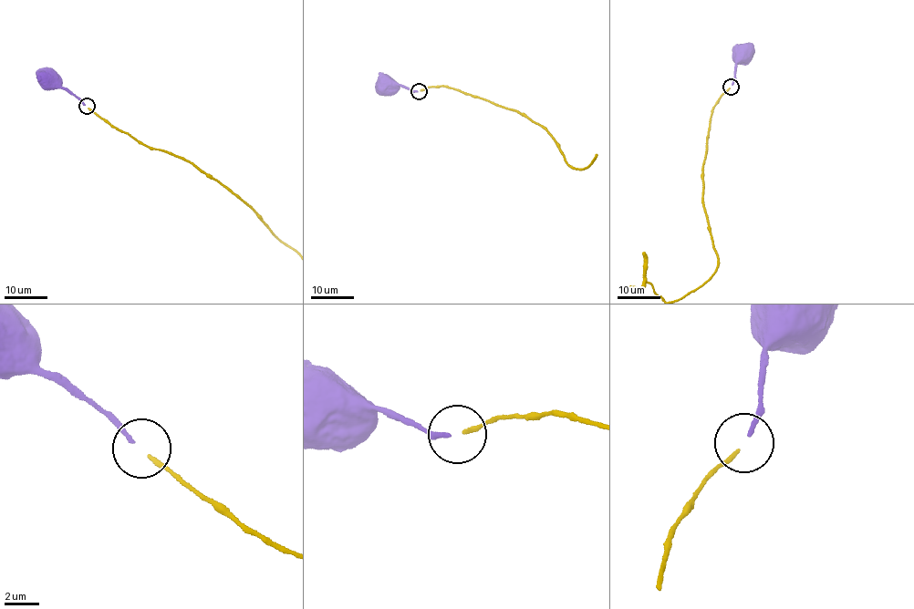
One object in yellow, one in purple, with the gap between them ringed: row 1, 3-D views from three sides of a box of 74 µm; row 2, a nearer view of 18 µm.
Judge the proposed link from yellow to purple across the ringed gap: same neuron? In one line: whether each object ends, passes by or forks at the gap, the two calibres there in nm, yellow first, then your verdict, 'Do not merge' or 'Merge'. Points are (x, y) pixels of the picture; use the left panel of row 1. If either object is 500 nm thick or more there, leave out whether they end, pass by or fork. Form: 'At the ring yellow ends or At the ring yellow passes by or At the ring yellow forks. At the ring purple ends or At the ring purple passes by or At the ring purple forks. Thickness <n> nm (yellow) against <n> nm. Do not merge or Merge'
At the ring yellow ends. At the ring purple ends. Thickness 260 nm (yellow) against 240 nm. Do not merge

